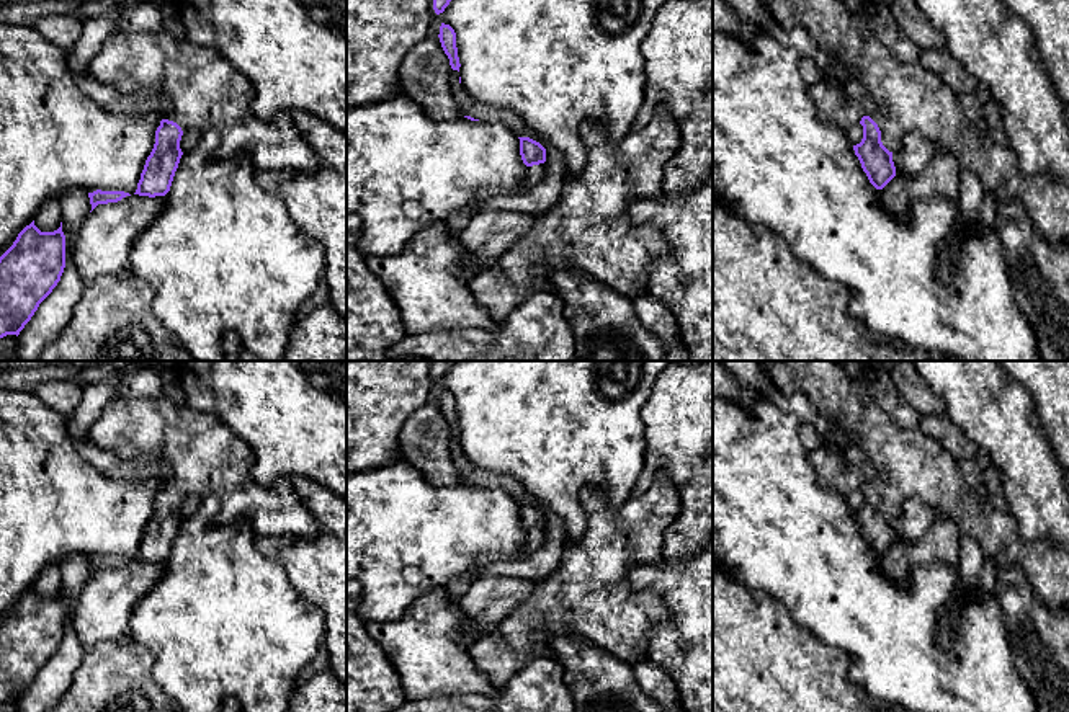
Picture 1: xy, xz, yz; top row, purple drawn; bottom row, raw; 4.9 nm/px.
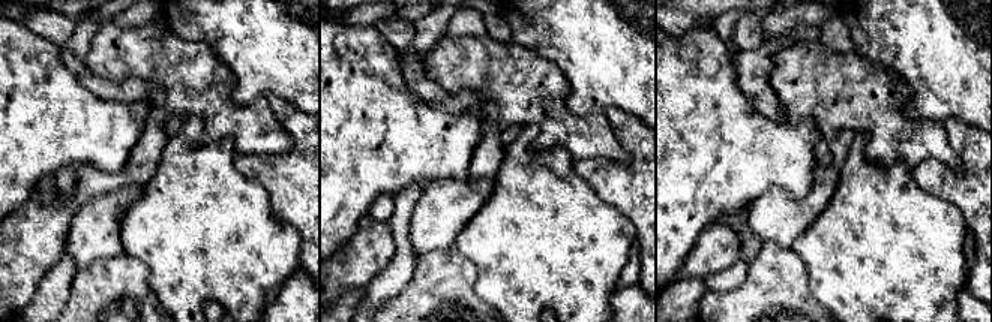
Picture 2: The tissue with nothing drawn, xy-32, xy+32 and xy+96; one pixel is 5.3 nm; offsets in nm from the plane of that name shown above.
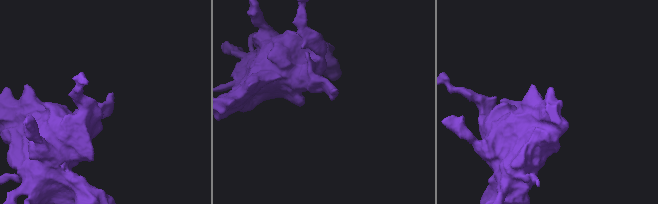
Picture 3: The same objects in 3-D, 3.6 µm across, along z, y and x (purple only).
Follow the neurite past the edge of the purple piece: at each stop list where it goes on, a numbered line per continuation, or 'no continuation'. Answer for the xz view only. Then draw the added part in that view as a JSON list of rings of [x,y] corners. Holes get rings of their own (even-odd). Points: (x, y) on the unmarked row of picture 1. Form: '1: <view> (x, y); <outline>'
1: xz (536, 538); [[[539,529],[539,531],[533,531],[533,532],[526,532],[526,541],[523,545],[523,555],[531,555],[539,545],[543,545],[543,542],[546,541],[546,531]]]

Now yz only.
1: yz (907, 462); [[[758,361],[758,364],[772,379],[775,390],[785,395],[803,392],[830,423],[840,425],[850,441],[860,446],[874,467],[870,483],[878,490],[881,508],[889,518],[901,513],[907,498],[922,498],[937,513],[951,518],[961,536],[976,539],[986,558],[1000,567],[1020,567],[1049,609],[1069,609],[1069,552],[1049,541],[1023,541],[1010,510],[992,508],[986,498],[979,496],[966,483],[958,462],[938,441],[919,428],[897,426],[866,392],[865,384],[852,380],[835,361]]]

